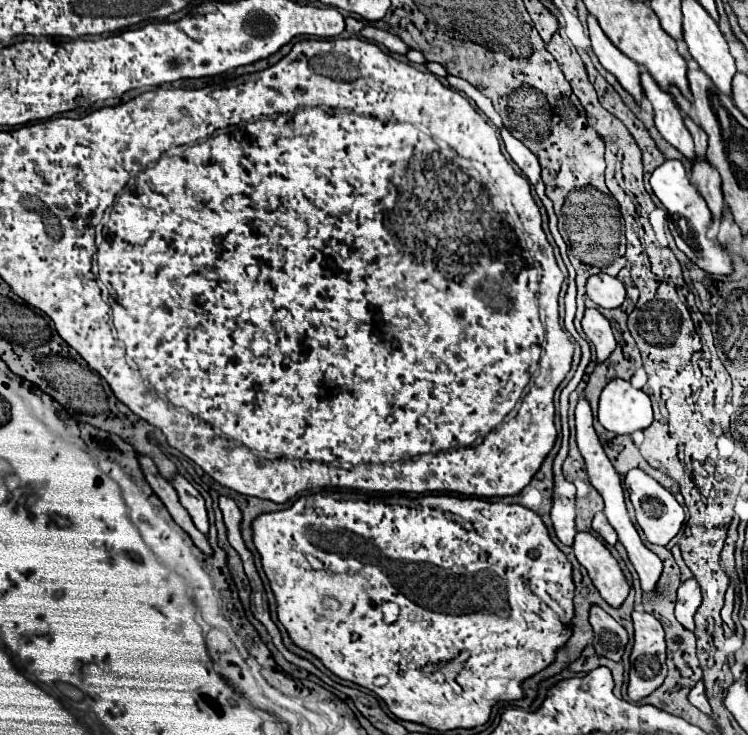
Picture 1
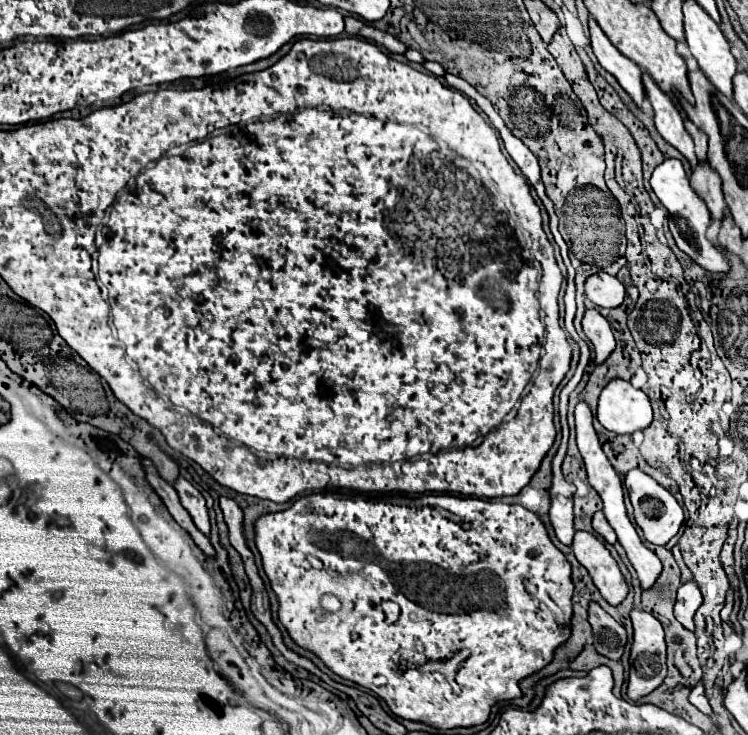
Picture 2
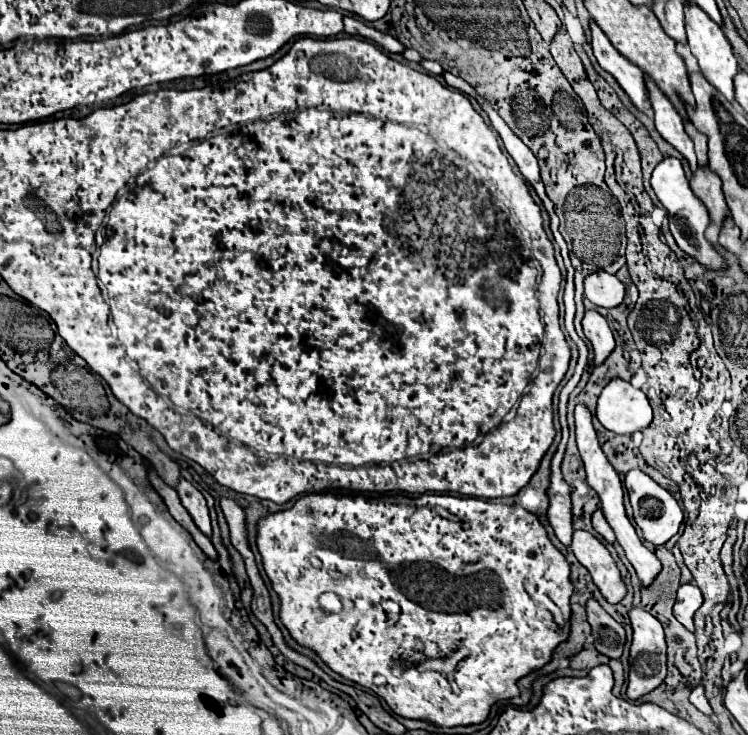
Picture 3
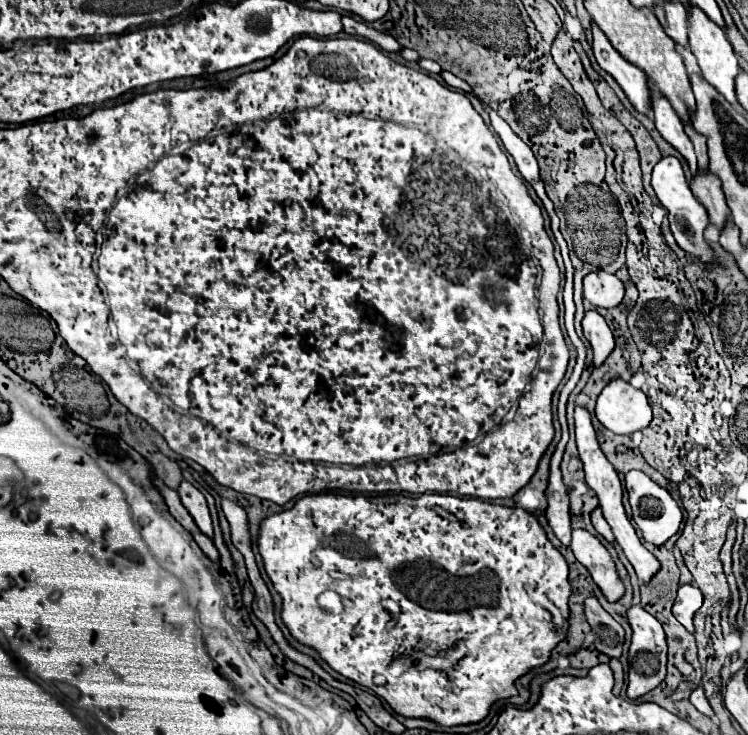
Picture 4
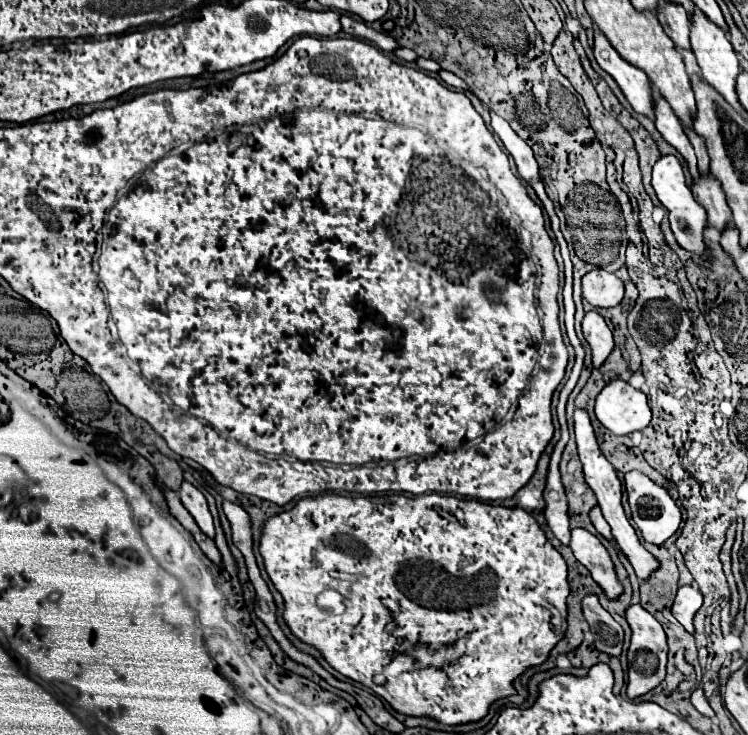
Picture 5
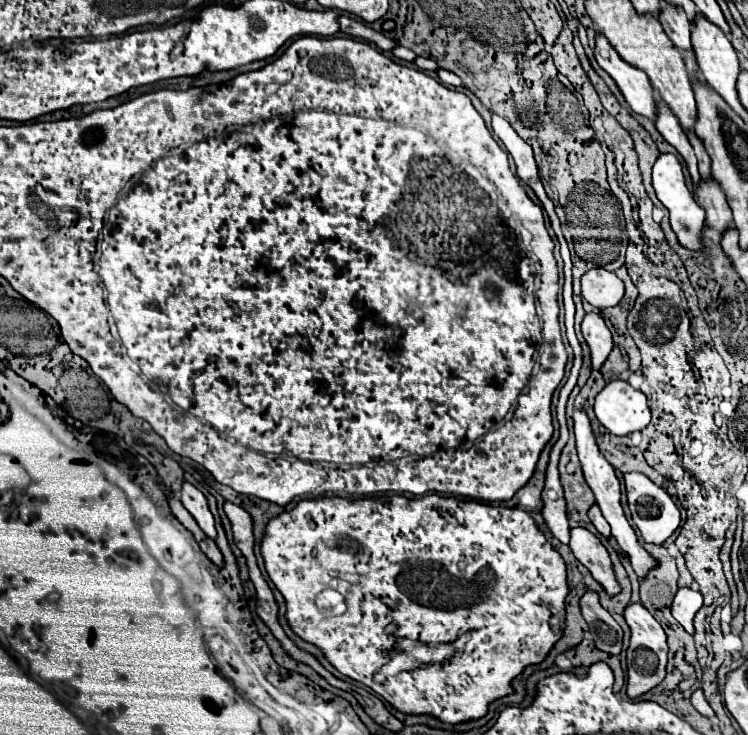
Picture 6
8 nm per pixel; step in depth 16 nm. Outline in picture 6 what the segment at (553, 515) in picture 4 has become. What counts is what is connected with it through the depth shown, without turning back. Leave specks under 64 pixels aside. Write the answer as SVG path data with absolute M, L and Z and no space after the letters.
M550 468L552 472L548 472L548 480L546 486L542 490L542 516L546 526L550 528L550 532L554 534L554 538L558 538L562 544L568 544L570 540L570 526L568 526L568 518L566 518L566 502L564 502L564 494L562 494L562 486L558 482L558 474L554 474L556 470Z

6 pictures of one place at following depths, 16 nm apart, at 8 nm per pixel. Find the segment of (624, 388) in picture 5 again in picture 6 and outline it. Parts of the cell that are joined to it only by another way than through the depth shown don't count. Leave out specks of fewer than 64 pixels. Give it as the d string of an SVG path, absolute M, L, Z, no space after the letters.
M612 380L594 402L598 422L616 436L642 430L650 422L646 396L624 380Z

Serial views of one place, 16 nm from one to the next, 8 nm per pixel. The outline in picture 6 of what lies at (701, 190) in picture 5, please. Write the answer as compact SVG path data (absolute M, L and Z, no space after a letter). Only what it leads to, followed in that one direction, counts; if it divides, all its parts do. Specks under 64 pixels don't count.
M702 180L700 186L694 188L694 200L704 208L708 228L714 228L718 234L732 228L732 212L726 204L720 186L714 180L710 182Z

